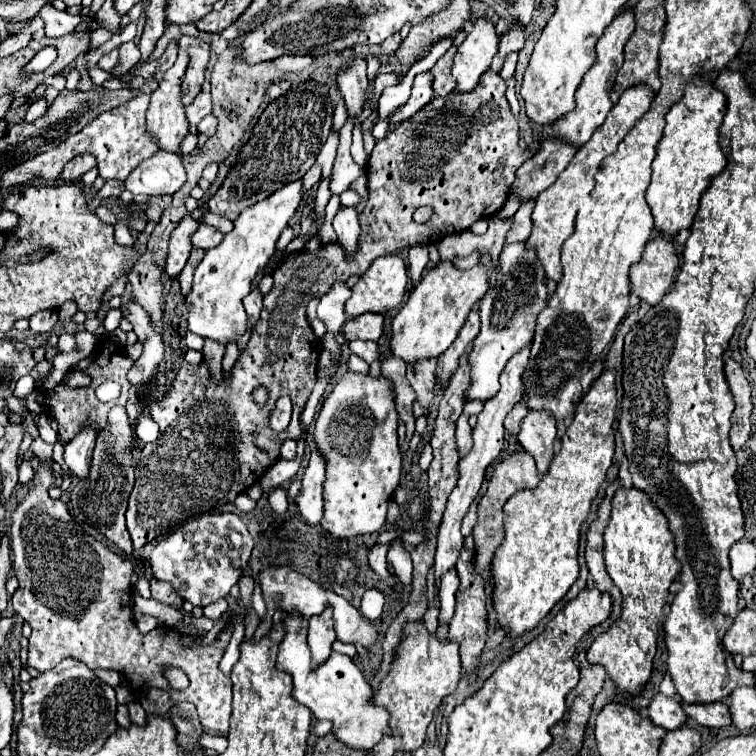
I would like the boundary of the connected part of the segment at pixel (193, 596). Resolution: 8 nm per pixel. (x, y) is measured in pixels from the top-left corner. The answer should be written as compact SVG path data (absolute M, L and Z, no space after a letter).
M204 514L192 522L186 522L168 538L158 542L150 554L150 566L156 580L170 582L184 600L204 608L230 594L230 588L248 566L252 548L254 540L246 524L236 514Z

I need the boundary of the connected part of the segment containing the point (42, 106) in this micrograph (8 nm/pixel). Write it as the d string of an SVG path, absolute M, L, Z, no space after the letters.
M40 98L38 102L34 102L34 104L28 108L28 112L26 112L26 122L34 122L34 120L40 118L44 112L46 112L46 100Z

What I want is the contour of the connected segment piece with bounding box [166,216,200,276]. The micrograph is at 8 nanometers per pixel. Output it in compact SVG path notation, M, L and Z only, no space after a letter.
M184 216L182 222L174 228L170 234L170 248L168 248L168 258L166 258L166 274L168 276L178 276L188 262L188 256L192 252L190 238L198 230L198 222L192 216Z

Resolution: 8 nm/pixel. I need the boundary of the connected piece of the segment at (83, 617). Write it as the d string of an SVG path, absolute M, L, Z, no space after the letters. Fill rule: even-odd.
M52 456L38 462L32 480L34 486L12 512L10 526L14 574L20 582L12 594L12 606L32 628L26 664L38 672L48 672L60 660L74 658L90 670L116 670L136 690L162 688L174 702L192 702L206 732L228 734L232 682L220 674L218 662L232 636L232 624L218 634L210 646L204 646L202 638L182 634L162 624L142 634L132 620L130 576L134 568L130 558L86 534L68 514L66 504L48 496L48 488L54 484L52 462ZM166 668L184 670L190 686L182 692L172 690L164 678Z

